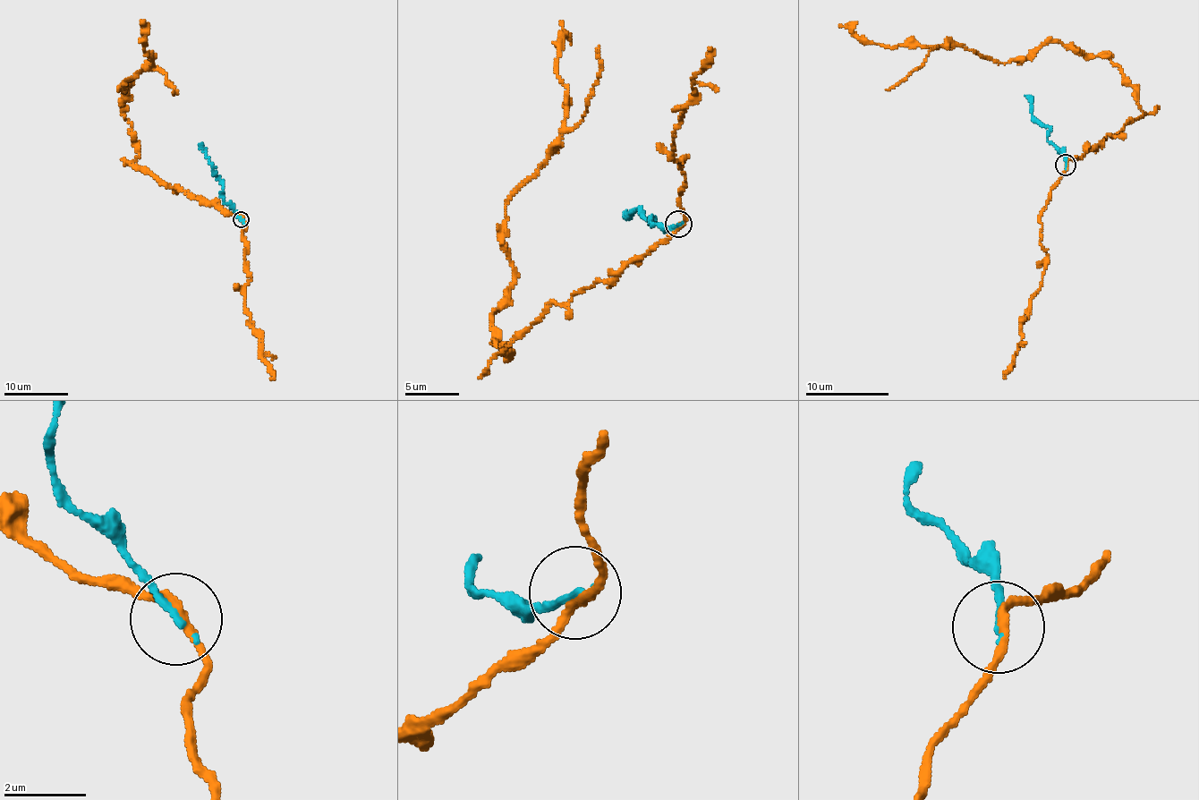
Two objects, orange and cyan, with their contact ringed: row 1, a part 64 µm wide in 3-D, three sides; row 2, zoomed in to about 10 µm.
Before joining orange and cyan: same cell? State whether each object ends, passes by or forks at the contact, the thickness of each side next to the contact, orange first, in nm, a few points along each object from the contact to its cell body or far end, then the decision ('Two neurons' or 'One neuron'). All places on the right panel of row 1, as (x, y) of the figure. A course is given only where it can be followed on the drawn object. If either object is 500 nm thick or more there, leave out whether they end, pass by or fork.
At the ring orange passes by. At the ring cyan ends. Thickness 200 nm (orange) against 160 nm. Course of orange: (1066, 165), (1143, 114), (1136, 89), (1107, 56), (1041, 43), (998, 63), (958, 46), (864, 44), (839, 25). Course of cyan: (1066, 165), (1067, 157), (1047, 140), (1049, 127), (1032, 115), (1030, 99), (1024, 96). Two neurons

